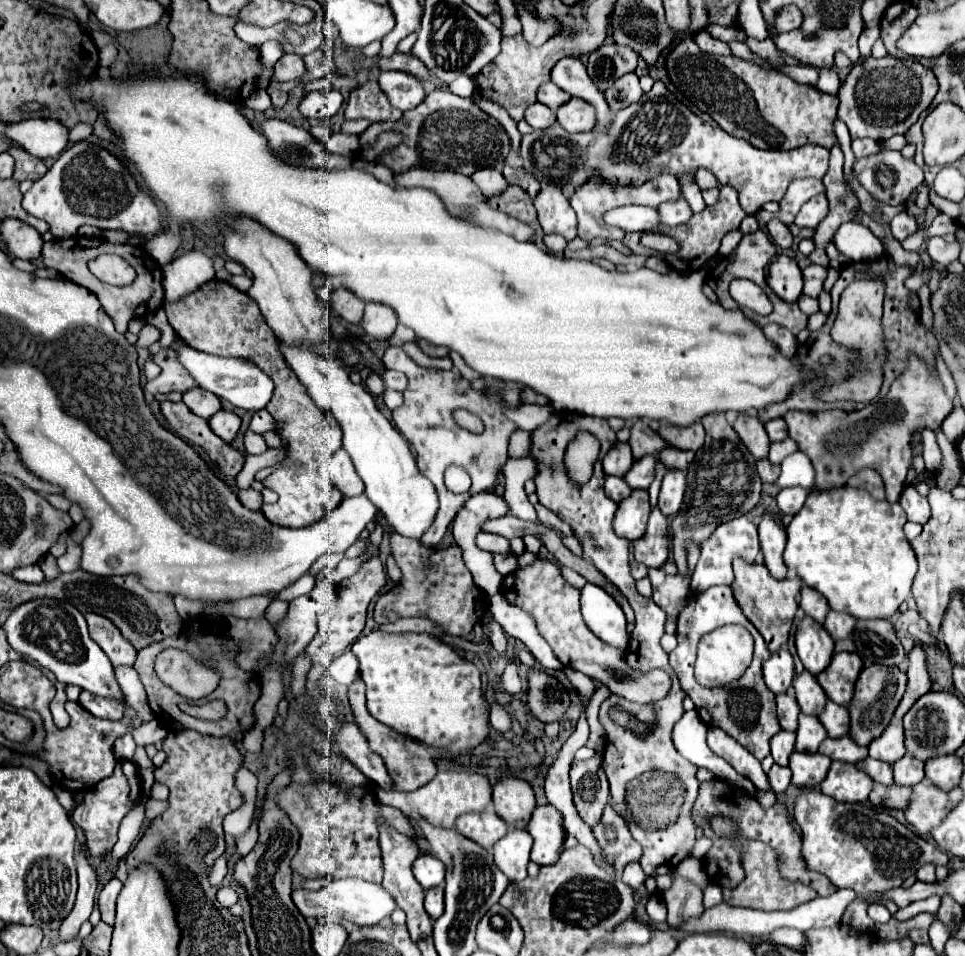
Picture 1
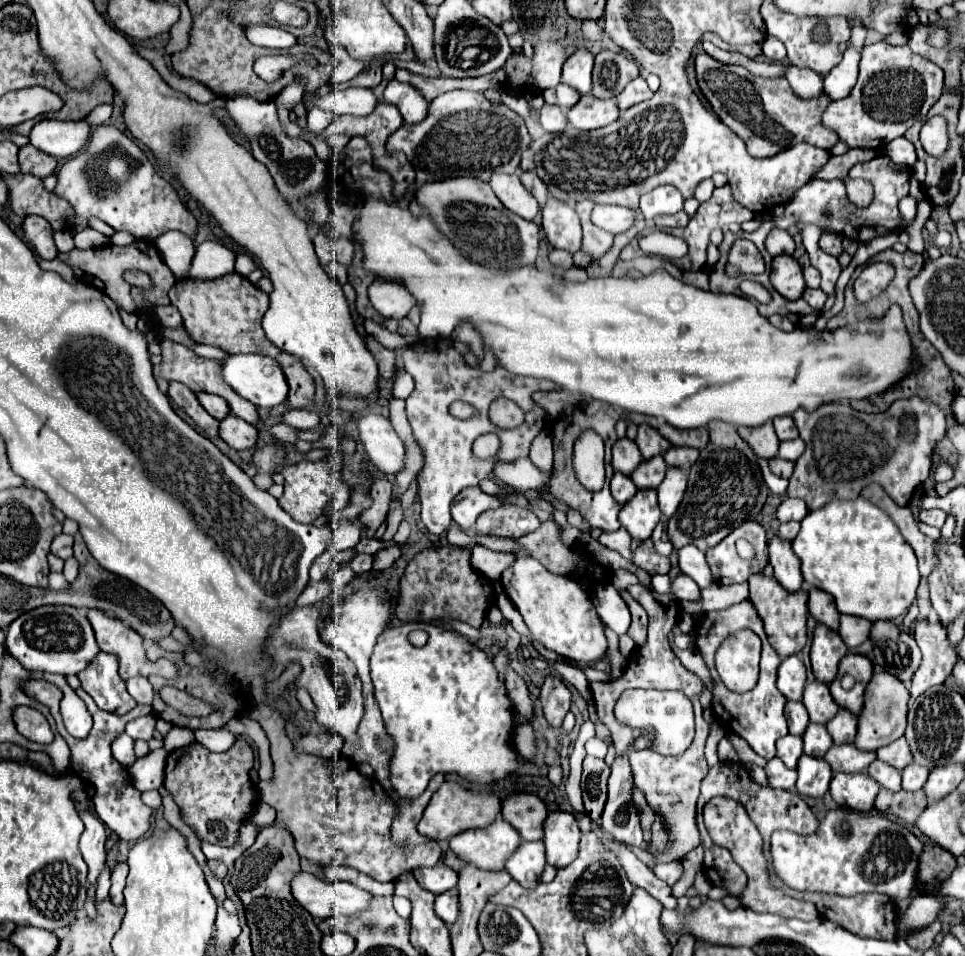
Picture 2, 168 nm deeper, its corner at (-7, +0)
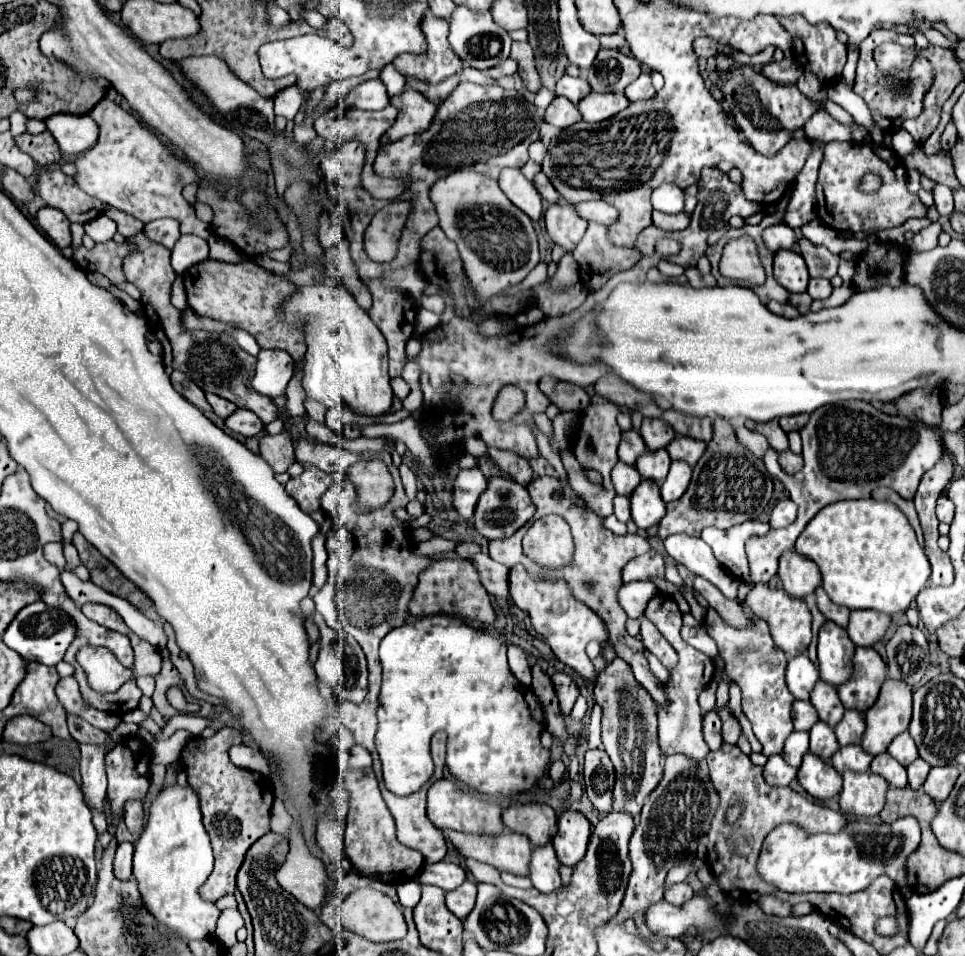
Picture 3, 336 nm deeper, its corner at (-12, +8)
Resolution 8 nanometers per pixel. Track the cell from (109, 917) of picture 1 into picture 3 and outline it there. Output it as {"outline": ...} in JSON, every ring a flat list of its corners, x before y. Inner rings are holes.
{"outline":[[121,842,115,852,115,876,119,880,131,878,131,858,133,858,133,844]]}

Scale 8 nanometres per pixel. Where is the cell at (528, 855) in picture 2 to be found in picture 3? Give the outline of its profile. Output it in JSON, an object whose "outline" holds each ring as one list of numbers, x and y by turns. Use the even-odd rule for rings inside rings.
{"outline":[[545,844,545,846,535,846,531,850,531,864,529,864,529,880,533,882,533,886,539,892,553,892,561,886,561,878,559,878,559,862,553,850,553,844]]}

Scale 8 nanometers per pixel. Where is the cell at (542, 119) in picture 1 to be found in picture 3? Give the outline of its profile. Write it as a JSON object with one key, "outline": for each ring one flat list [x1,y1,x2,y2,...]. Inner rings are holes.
{"outline":[[557,96,545,112,545,122,553,124,557,128,567,128,579,120,581,120,581,112,577,110,577,106,573,102,569,102,563,96]]}

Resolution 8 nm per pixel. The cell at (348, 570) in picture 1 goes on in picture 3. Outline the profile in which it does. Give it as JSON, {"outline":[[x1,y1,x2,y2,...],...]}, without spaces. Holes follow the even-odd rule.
{"outline":[[401,464,399,472,401,472,401,480,403,480,403,488,405,488,407,498,415,500,417,498,417,476,415,476,415,472,407,464]]}

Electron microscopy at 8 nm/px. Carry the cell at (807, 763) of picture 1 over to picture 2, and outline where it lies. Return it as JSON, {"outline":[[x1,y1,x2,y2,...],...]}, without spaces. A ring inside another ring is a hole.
{"outline":[[800,756,798,760,798,782,796,790,808,798,822,798,828,792,828,784,832,780,832,770,826,760,814,760,812,756]]}

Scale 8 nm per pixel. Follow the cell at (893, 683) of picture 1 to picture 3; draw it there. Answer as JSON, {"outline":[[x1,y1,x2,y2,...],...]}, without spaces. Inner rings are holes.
{"outline":[[887,678,879,692,877,702,865,712,865,732,861,746,873,756,887,750,895,736,907,730,911,720,913,688,907,688,903,680]]}

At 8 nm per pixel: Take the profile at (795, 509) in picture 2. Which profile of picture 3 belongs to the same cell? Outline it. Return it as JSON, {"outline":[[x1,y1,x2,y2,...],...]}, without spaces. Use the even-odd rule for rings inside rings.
{"outline":[[791,498,787,500,781,500,773,512,771,512,771,528,783,528,783,526,789,526,793,520,797,518,797,508,795,508,795,502]]}

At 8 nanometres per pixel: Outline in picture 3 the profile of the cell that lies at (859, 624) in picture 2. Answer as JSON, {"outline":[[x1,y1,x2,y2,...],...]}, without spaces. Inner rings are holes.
{"outline":[[853,610,847,626,849,638,857,646,873,646,883,638,885,630,891,624,891,616,877,610]]}

